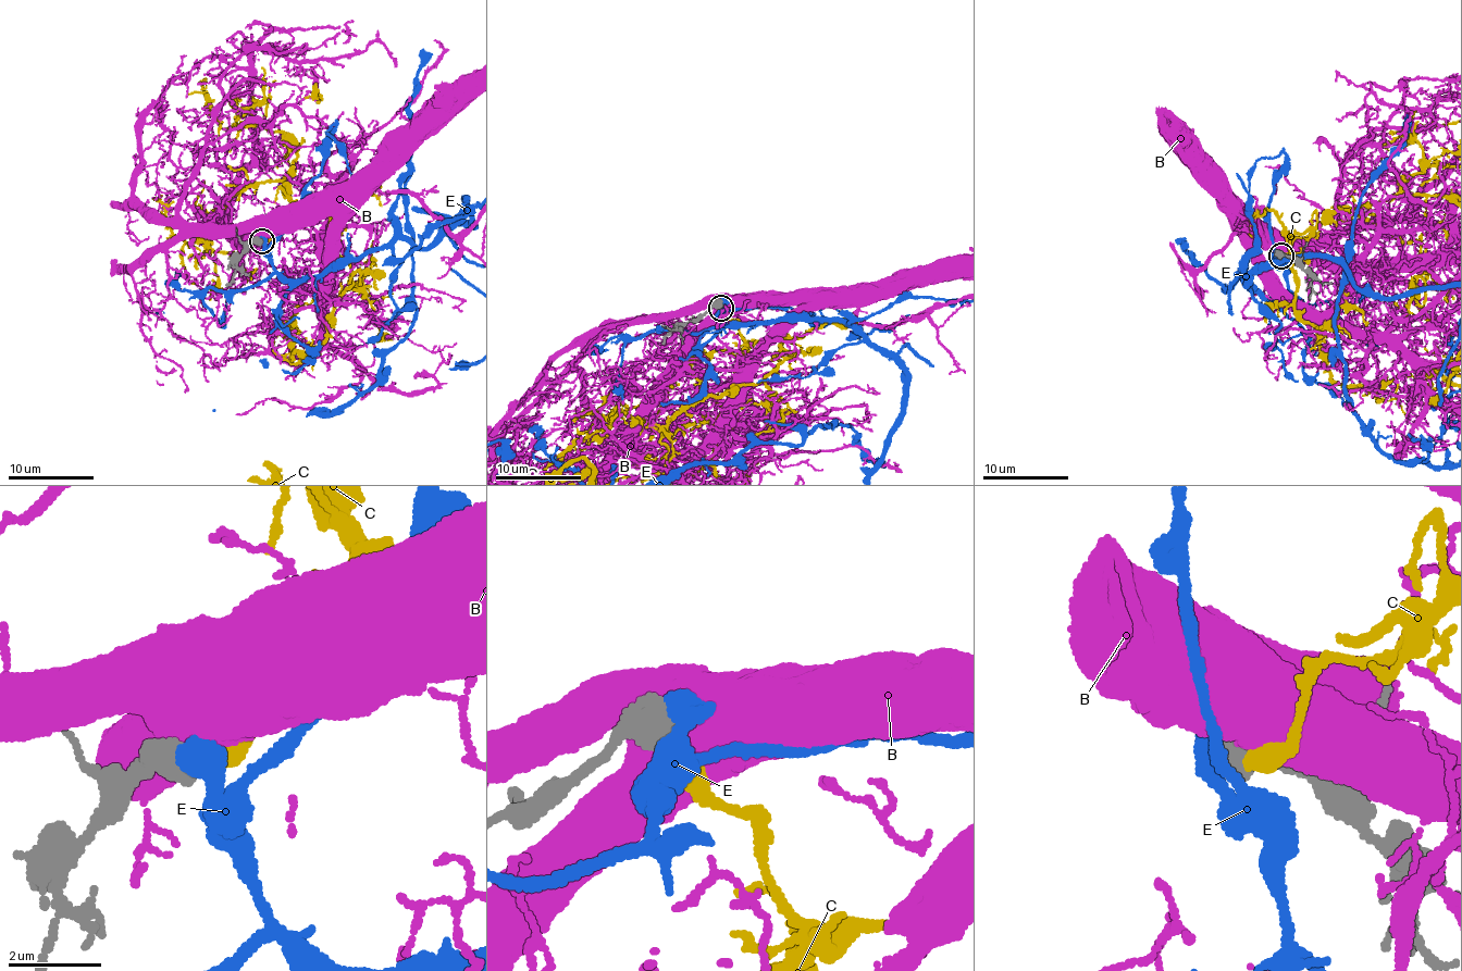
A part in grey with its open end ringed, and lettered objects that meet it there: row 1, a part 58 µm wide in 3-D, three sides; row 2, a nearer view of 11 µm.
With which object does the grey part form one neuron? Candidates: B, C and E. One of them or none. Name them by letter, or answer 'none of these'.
C

